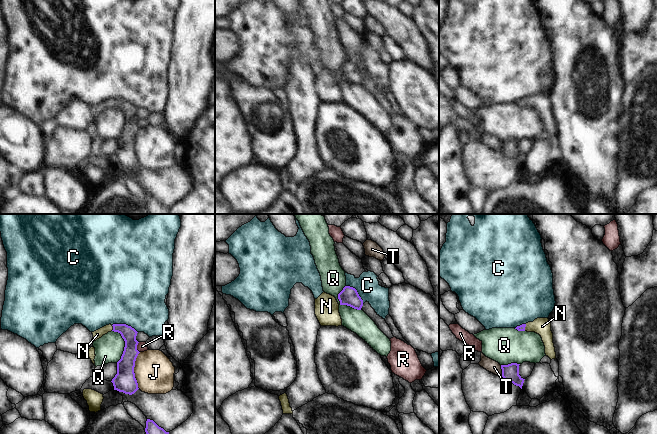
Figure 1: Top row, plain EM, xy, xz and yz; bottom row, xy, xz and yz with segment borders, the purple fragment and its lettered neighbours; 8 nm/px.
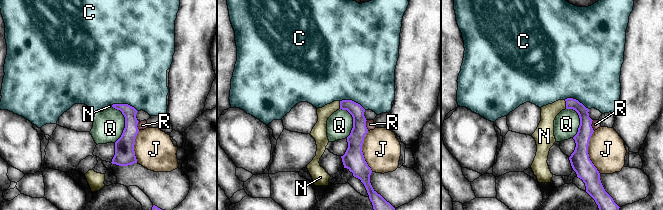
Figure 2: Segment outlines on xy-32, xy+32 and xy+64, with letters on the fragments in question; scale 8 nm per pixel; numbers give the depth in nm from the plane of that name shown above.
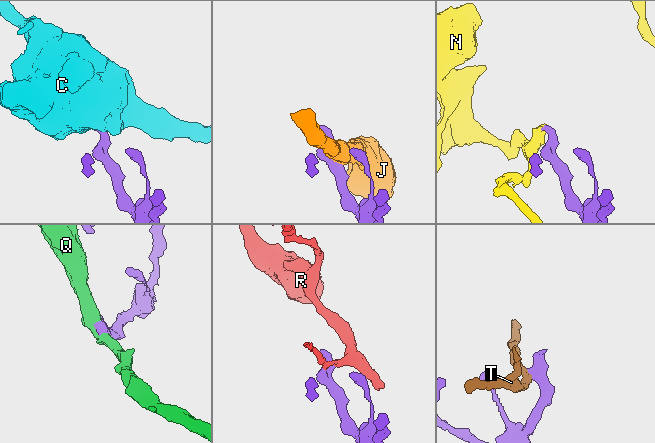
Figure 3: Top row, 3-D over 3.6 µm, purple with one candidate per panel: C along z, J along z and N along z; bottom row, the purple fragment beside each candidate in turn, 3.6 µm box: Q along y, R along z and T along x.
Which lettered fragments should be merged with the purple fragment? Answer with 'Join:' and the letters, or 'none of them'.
Join: N

